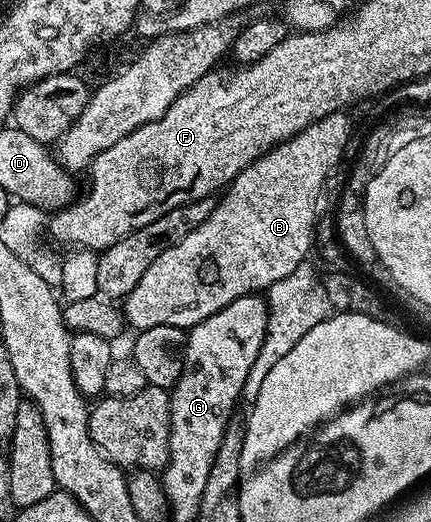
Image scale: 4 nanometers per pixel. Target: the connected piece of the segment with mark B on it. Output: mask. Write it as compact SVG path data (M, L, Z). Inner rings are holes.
M344 112L327 114L322 120L302 128L302 132L298 132L290 140L279 142L277 146L264 153L261 158L255 158L246 168L242 168L242 172L238 172L236 179L228 183L226 189L219 195L217 204L210 212L210 216L206 216L206 220L202 220L202 224L198 224L198 228L194 228L194 232L190 232L190 236L182 236L182 240L178 240L178 244L166 248L166 252L162 252L162 256L158 256L158 260L154 260L154 264L150 264L150 268L146 268L142 280L138 280L138 284L134 284L134 288L127 298L123 299L122 313L125 323L129 327L133 326L133 331L136 332L146 328L158 328L159 326L191 328L197 326L202 320L206 320L206 316L214 316L214 312L226 308L226 304L230 304L242 296L267 291L269 286L273 286L278 280L282 280L282 276L290 276L290 272L294 272L294 268L305 265L307 258L304 257L307 256L308 250L310 254L314 246L318 215L316 201L319 200L320 193L324 190L324 181L331 176L332 169L339 164L340 157L343 156L344 149L348 146L348 137L352 134L352 122L347 118L348 116Z

